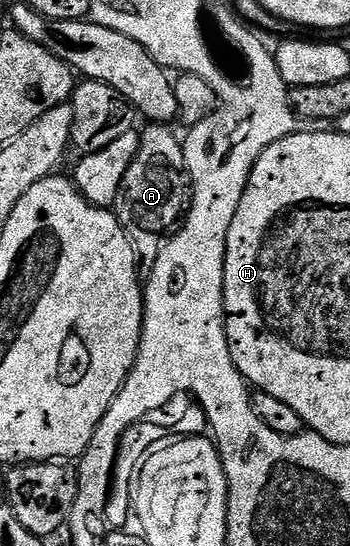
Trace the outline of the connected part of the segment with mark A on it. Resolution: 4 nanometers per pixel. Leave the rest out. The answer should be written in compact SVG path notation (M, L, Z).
M151 123L139 134L139 150L129 163L129 171L125 171L125 179L121 179L121 191L113 206L115 217L121 223L125 235L130 239L135 256L135 270L140 282L146 283L155 270L157 255L161 255L165 242L178 230L189 208L191 195L191 174L187 172L183 141L175 138L175 133L163 123Z

